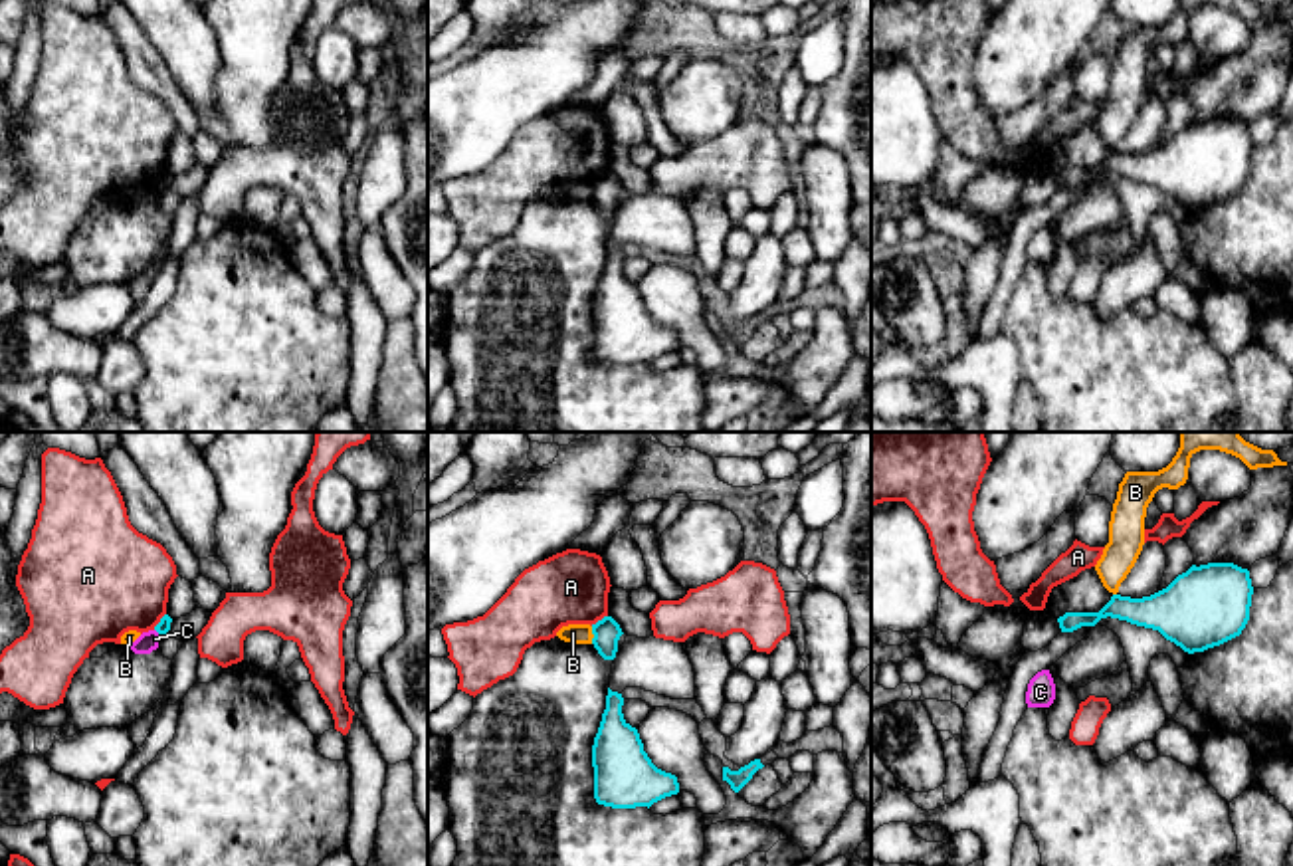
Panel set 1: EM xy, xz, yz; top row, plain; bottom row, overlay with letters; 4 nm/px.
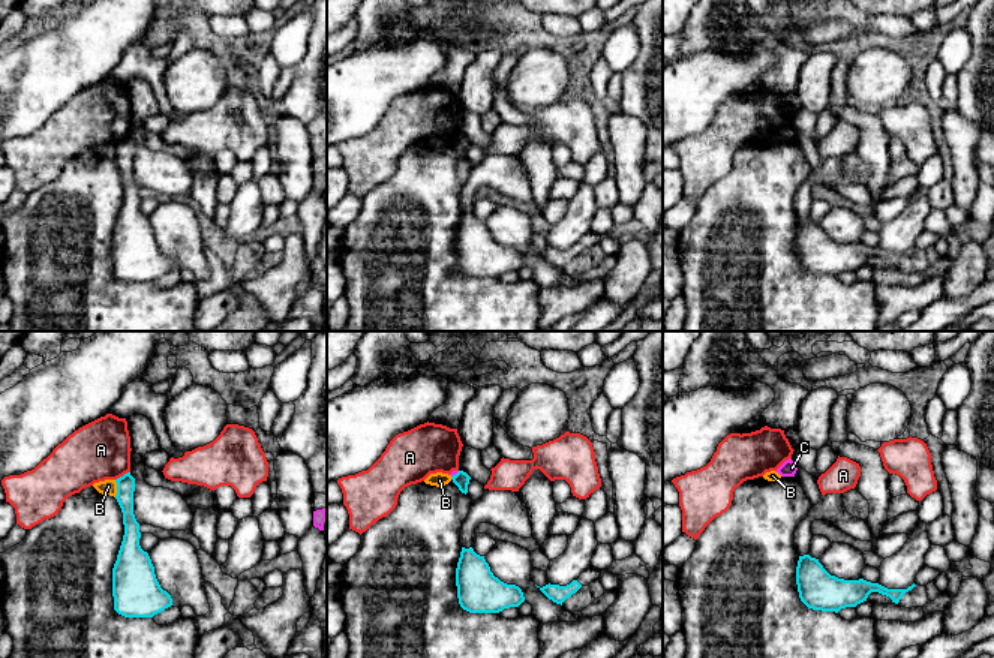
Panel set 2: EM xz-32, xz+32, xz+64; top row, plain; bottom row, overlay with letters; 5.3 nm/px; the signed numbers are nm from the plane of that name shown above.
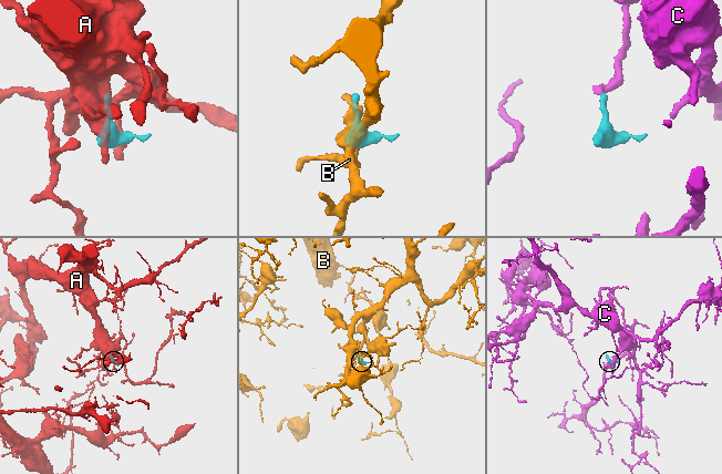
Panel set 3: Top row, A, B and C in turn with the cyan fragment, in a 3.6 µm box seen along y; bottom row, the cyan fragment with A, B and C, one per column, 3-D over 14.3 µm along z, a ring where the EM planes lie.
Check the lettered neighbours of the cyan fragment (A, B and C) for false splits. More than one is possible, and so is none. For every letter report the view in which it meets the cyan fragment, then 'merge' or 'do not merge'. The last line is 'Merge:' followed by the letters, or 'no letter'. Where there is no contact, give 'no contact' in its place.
A: xy | do not merge
B: xz | do not merge
C: xy | do not merge
Merge: no letter

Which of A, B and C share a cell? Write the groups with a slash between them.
A / B / C

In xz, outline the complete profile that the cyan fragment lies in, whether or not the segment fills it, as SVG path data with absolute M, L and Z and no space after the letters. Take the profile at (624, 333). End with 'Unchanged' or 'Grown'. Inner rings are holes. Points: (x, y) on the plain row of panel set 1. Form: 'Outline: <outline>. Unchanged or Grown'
Outline: M608 244L606 266L592 301L594 355L612 365L651 363L677 351L677 333L657 325L636 283L622 270L624 254Z. Unchanged

